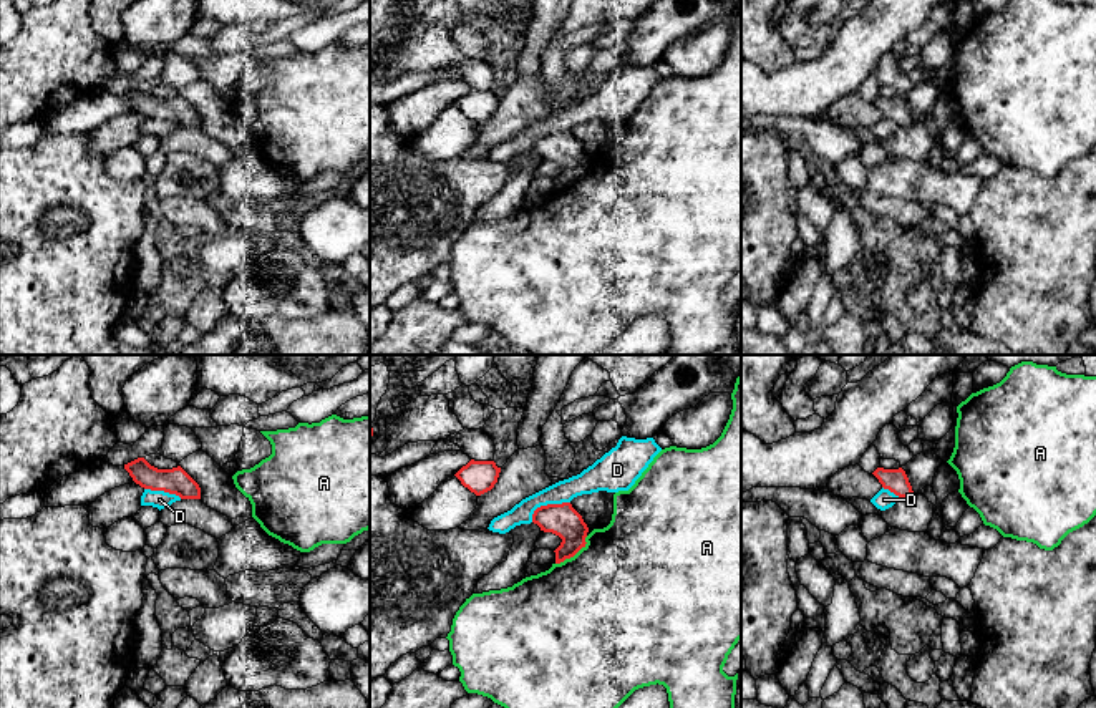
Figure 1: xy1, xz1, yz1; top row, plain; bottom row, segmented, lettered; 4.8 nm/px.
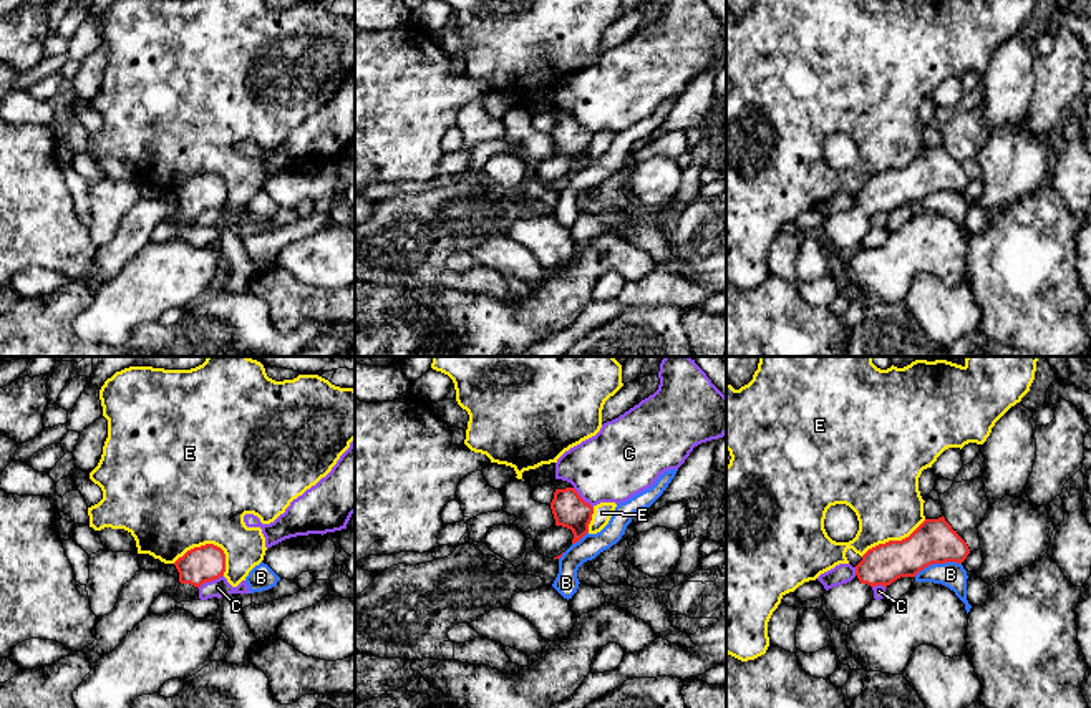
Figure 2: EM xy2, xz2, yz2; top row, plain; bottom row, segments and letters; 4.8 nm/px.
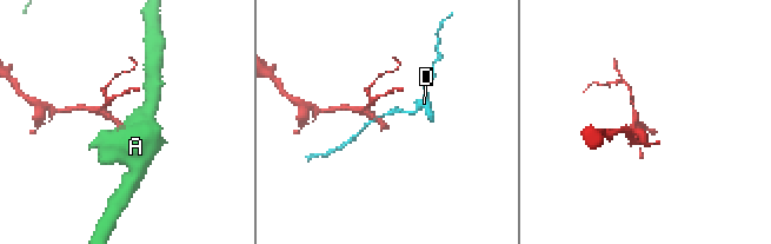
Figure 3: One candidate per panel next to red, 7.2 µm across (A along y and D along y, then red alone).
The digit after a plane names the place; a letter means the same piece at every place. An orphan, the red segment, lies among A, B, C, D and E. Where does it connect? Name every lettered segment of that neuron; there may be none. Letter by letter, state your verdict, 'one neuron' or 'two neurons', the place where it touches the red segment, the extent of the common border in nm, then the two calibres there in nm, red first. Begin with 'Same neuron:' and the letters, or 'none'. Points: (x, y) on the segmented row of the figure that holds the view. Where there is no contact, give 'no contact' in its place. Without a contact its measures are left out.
Same neuron: none
A: two neurons | xz1 (574, 554) | 220 nm | 160/500 nm
B: two neurons | yz2 (937, 562) | 240 nm | 220/130 nm
C: two neurons | xy2 (209, 581) | 140 nm | 180/90 nm
D: two neurons | xz1 (548, 504) | 220 nm | 160/130 nm
E: two neurons | xy2 (201, 546) | 260 nm | 180/500 nm

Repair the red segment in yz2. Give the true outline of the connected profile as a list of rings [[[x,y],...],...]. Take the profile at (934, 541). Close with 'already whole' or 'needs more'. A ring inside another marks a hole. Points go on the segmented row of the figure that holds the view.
[[[945,517],[925,519],[909,537],[869,549],[856,565],[856,577],[826,590],[822,612],[832,620],[854,623],[875,600],[875,585],[890,585],[900,577],[915,577],[932,564],[962,564],[970,549]]] | needs more

